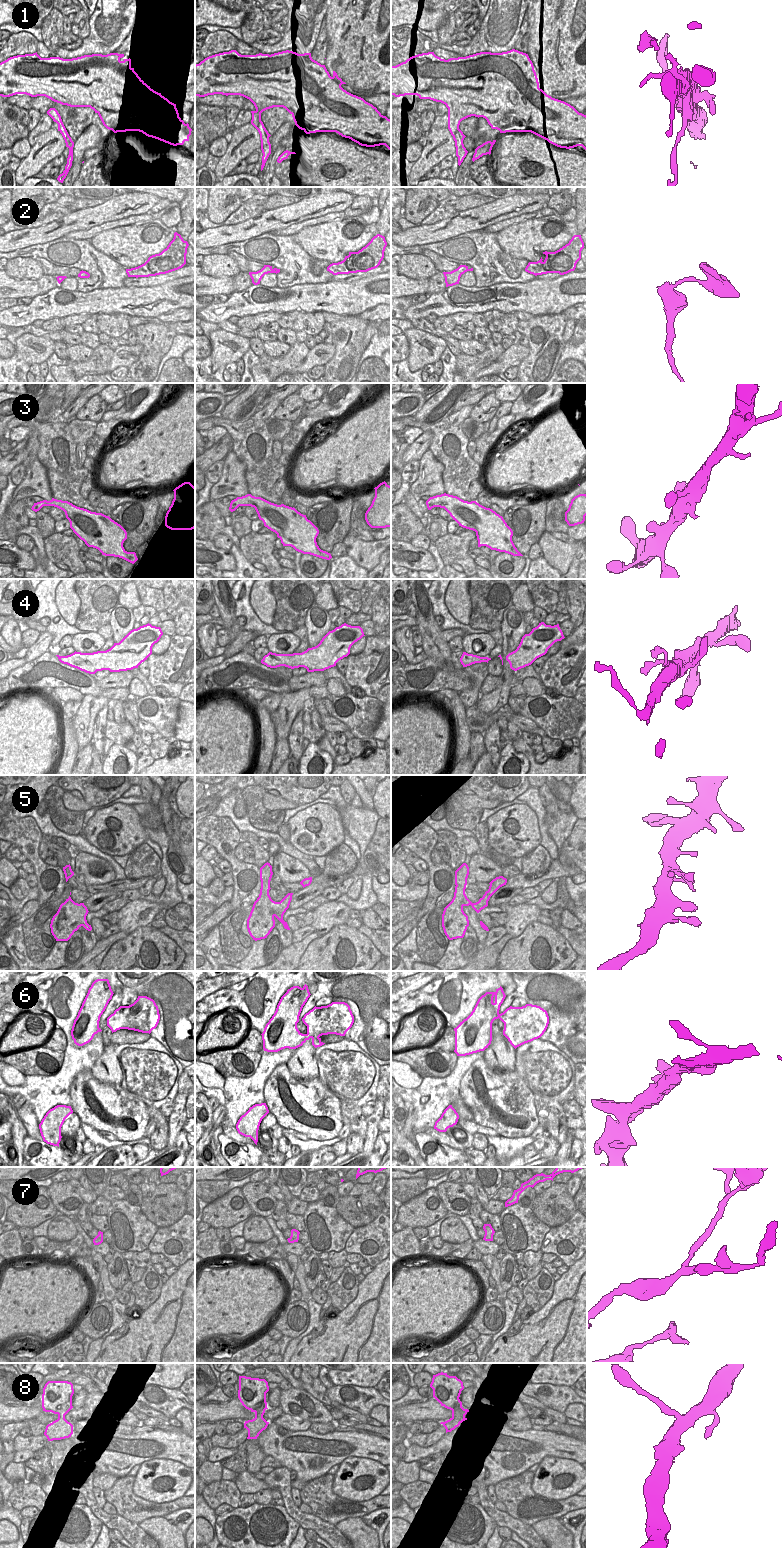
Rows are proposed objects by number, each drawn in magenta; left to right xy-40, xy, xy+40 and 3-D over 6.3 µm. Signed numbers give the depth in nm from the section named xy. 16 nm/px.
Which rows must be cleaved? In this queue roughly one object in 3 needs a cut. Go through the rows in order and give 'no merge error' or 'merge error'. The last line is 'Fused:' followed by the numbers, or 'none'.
1: merge error
2: no merge error
3: no merge error
4: no merge error
5: no merge error
6: no merge error
7: no merge error
8: no merge error
Fused: 1

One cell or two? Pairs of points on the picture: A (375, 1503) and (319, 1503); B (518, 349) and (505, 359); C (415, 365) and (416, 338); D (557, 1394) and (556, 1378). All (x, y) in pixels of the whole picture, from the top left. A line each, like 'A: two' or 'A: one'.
A: one
B: one
C: one
D: two

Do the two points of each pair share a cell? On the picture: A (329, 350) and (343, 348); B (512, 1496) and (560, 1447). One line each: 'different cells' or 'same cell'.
A: different cells
B: different cells

